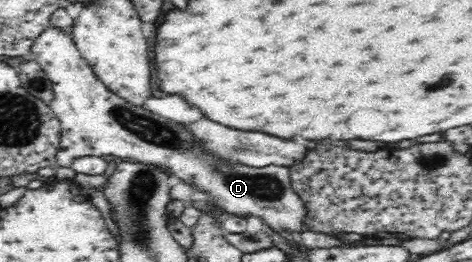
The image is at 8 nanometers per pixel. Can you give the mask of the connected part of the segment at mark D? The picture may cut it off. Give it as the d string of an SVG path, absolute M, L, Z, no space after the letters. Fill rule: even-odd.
M48 28L36 39L32 45L31 54L27 58L42 67L53 85L53 97L48 105L62 126L62 140L60 140L57 152L56 167L71 168L74 160L84 158L84 156L97 156L98 158L116 156L117 161L131 160L148 166L157 166L168 176L173 176L180 182L186 182L195 190L203 192L206 195L207 204L218 208L227 216L240 216L245 219L246 216L258 216L274 232L287 232L298 240L302 232L308 230L306 227L308 209L306 209L306 203L302 202L302 197L292 187L289 167L272 165L260 168L234 161L228 162L228 159L222 159L222 157L214 155L210 149L206 149L206 143L202 142L202 139L198 140L192 134L192 130L188 130L188 126L160 118L142 105L132 104L132 102L120 98L120 95L111 91L100 81L94 69L82 58L69 31Z

